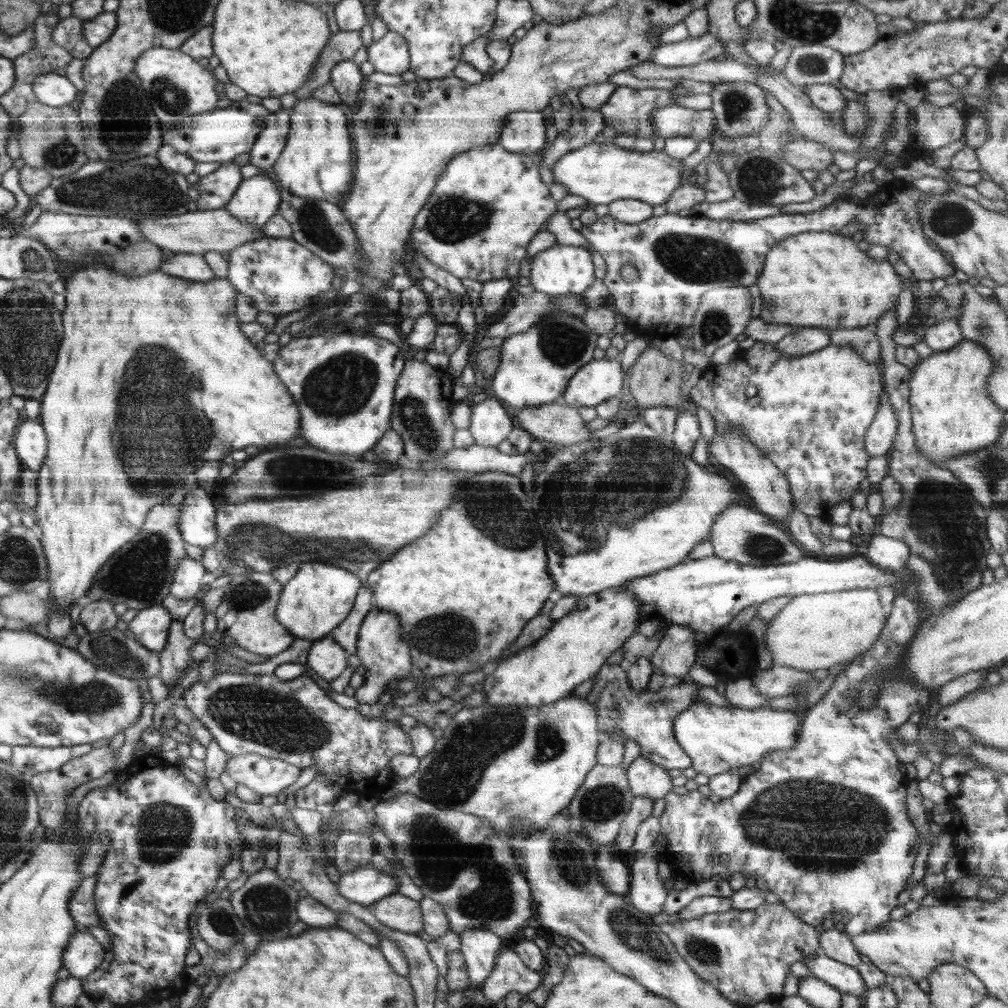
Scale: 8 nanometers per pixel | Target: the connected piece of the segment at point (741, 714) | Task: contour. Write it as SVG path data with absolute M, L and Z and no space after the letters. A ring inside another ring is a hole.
M700 700L688 705L674 719L674 734L696 775L712 777L729 772L731 768L760 762L768 752L793 748L801 726L802 718L795 711L779 711L768 706L753 709L720 707Z

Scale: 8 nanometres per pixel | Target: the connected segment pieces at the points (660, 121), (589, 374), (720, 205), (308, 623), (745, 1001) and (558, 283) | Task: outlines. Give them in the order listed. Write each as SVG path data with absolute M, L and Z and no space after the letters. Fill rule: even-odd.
M672 104L666 108L658 108L650 116L652 127L658 136L665 139L673 136L690 136L700 142L712 137L716 128L716 115L712 109L694 110Z
M620 357L592 359L568 381L560 402L578 409L621 396L624 371L620 361Z
M736 197L724 202L712 203L702 201L690 208L689 216L704 216L710 219L732 219L735 221L756 220L776 216L782 212L782 205L746 204Z
M308 562L298 567L294 576L283 584L276 607L276 620L296 639L319 641L336 628L352 610L362 582L346 568L326 562Z
M765 902L752 910L704 914L692 920L663 923L660 928L702 980L744 1007L782 996L789 967L821 952L821 927L805 923L782 903Z
M554 245L530 259L531 285L535 292L542 292L550 296L582 294L590 288L595 280L595 266L592 255L582 246Z

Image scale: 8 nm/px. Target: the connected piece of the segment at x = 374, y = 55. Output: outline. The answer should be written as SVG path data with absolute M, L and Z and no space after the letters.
M388 31L382 38L367 48L368 62L375 72L401 75L409 70L409 50L406 40Z

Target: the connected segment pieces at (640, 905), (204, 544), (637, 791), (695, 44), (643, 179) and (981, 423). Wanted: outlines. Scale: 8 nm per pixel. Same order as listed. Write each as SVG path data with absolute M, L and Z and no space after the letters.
M656 862L632 863L630 889L627 899L634 908L651 916L662 912L664 901L670 892L658 877Z
M189 483L178 519L184 542L202 549L213 546L218 535L215 515L210 493L198 484Z
M642 756L636 758L625 771L631 794L660 800L673 788L668 770L648 763Z
M708 30L706 34L672 43L664 43L651 53L652 63L659 66L689 66L718 59L724 55L726 46L716 40L716 34Z
M613 142L590 143L584 148L568 152L560 157L550 170L554 184L562 184L568 194L587 200L590 207L622 199L638 199L652 206L664 204L668 197L681 186L682 160L668 156L664 150L636 152L618 148Z
M967 339L950 350L932 352L929 357L921 359L915 367L909 382L912 434L916 438L916 448L920 448L920 452L934 466L941 466L944 462L958 458L962 454L978 452L986 446L992 446L998 440L1005 425L1004 411L994 405L984 388L992 369L994 369L994 362L990 352Z

